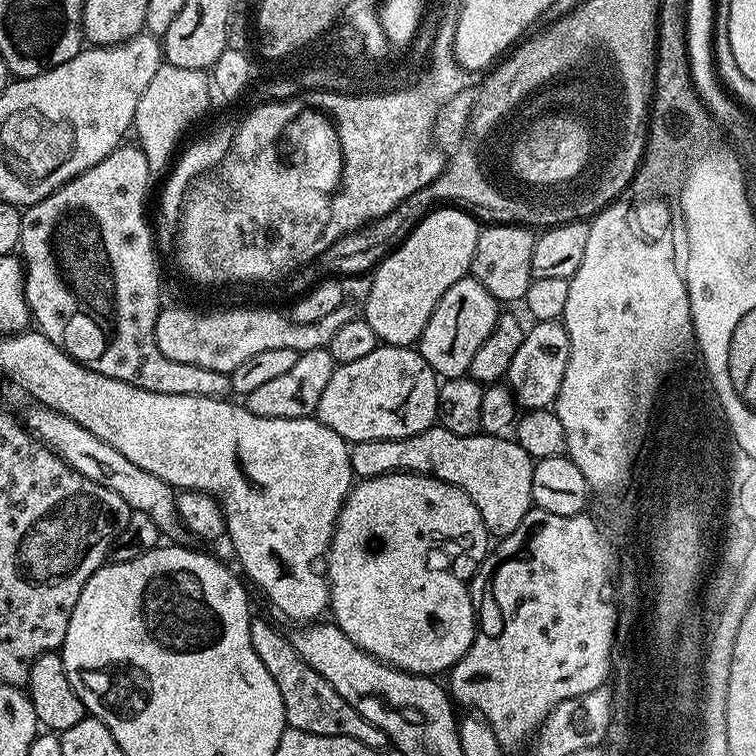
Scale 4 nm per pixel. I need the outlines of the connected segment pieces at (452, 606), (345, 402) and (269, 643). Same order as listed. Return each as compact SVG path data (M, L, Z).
M391 472L385 476L375 476L353 483L344 499L326 557L331 619L340 627L342 634L350 638L350 642L354 642L366 654L389 664L391 668L433 678L439 677L439 672L447 673L468 653L478 631L478 612L474 607L474 596L468 593L468 584L464 579L467 578L472 564L479 565L489 555L488 540L490 541L490 533L482 522L482 514L478 514L478 506L474 506L474 502L470 502L468 495L458 490L458 486L436 480L433 476L420 476L416 472Z
M393 344L377 346L366 358L355 362L337 364L330 382L318 401L315 419L321 420L334 434L344 440L357 444L371 440L397 440L410 438L437 423L436 407L440 384L436 372L423 360L415 347L399 348Z
M253 619L250 626L250 642L254 642L254 650L258 658L262 658L262 666L270 670L270 678L274 678L278 686L278 694L282 694L282 706L284 718L289 728L297 728L306 734L318 734L319 736L345 736L354 738L371 748L389 747L388 736L374 726L374 722L366 722L318 670L314 670L294 650L291 639L283 636L268 620Z

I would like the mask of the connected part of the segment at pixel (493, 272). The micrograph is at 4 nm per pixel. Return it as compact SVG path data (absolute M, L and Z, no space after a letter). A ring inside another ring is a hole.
M495 223L481 227L478 246L474 250L474 258L470 275L482 282L486 290L496 301L505 305L523 301L526 290L532 285L532 255L536 245L536 236L531 227L516 223Z

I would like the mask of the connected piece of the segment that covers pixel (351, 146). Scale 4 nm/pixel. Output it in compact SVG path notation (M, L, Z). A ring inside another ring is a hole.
M400 90L374 92L367 96L347 96L346 94L305 91L302 96L303 102L307 108L313 108L315 112L322 112L331 120L332 125L336 128L338 134L338 142L340 143L340 156L344 160L342 166L342 178L340 179L340 191L337 192L337 198L332 204L332 224L328 224L328 240L332 240L332 236L342 239L347 232L355 232L357 228L362 228L372 221L382 218L386 214L393 212L398 205L406 198L410 198L410 194L414 194L418 190L422 190L428 184L434 182L445 171L446 152L436 148L436 144L432 141L432 127L435 129L438 124L438 114L433 111L420 110L420 96L404 96Z

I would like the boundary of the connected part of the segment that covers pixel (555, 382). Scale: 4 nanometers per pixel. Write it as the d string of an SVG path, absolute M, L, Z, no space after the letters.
M538 320L524 333L524 341L514 354L506 375L506 383L515 396L517 405L521 409L531 410L534 408L547 408L555 405L556 395L562 386L562 374L566 374L566 362L570 358L570 338L560 320Z

